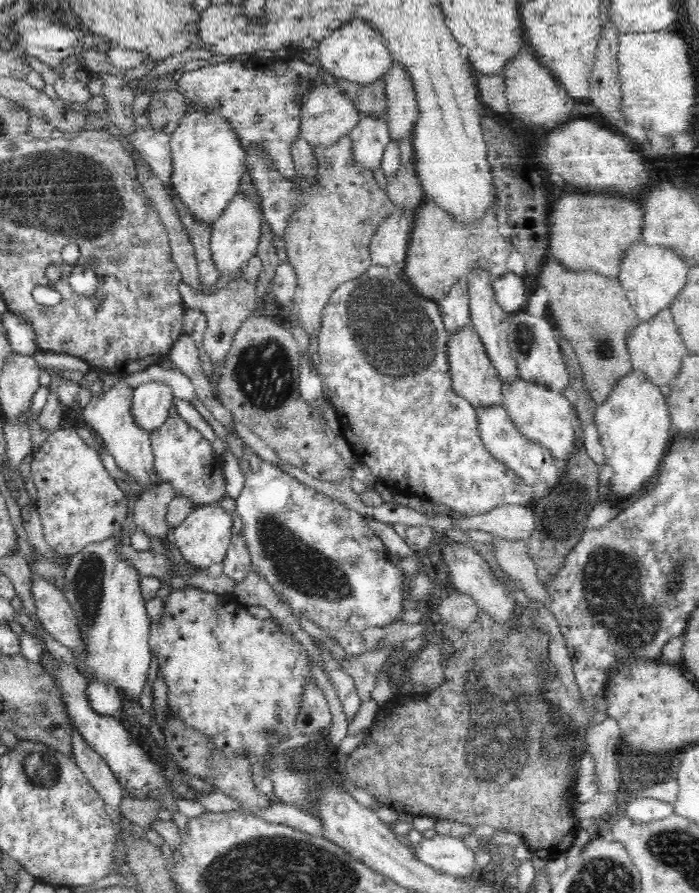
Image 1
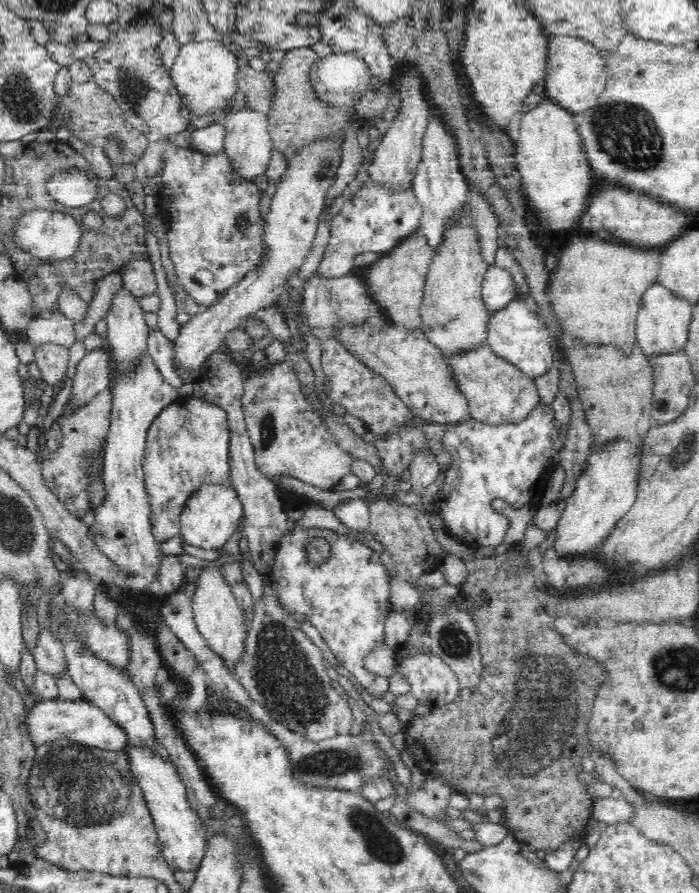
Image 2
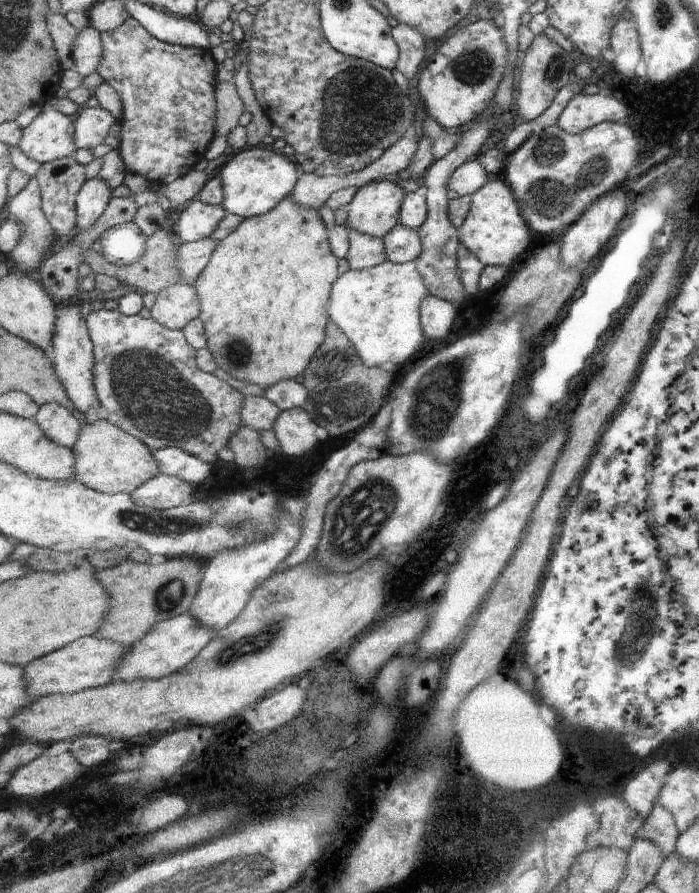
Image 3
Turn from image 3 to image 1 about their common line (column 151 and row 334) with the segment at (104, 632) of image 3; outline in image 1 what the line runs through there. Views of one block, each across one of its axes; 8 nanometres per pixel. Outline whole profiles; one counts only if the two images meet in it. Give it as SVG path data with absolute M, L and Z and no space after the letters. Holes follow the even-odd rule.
M548 256L543 264L539 286L549 291L549 319L564 333L579 359L585 390L598 405L602 404L617 382L633 371L627 340L631 330L641 323L632 310L619 279L610 279L592 271L574 272L562 268Z

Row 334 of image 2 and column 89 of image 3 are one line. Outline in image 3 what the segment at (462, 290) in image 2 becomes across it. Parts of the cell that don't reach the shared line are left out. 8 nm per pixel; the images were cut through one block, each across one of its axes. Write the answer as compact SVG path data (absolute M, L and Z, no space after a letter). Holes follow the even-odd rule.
M108 420L83 424L79 440L72 449L76 456L76 480L103 493L131 495L139 486L162 474L150 448Z

